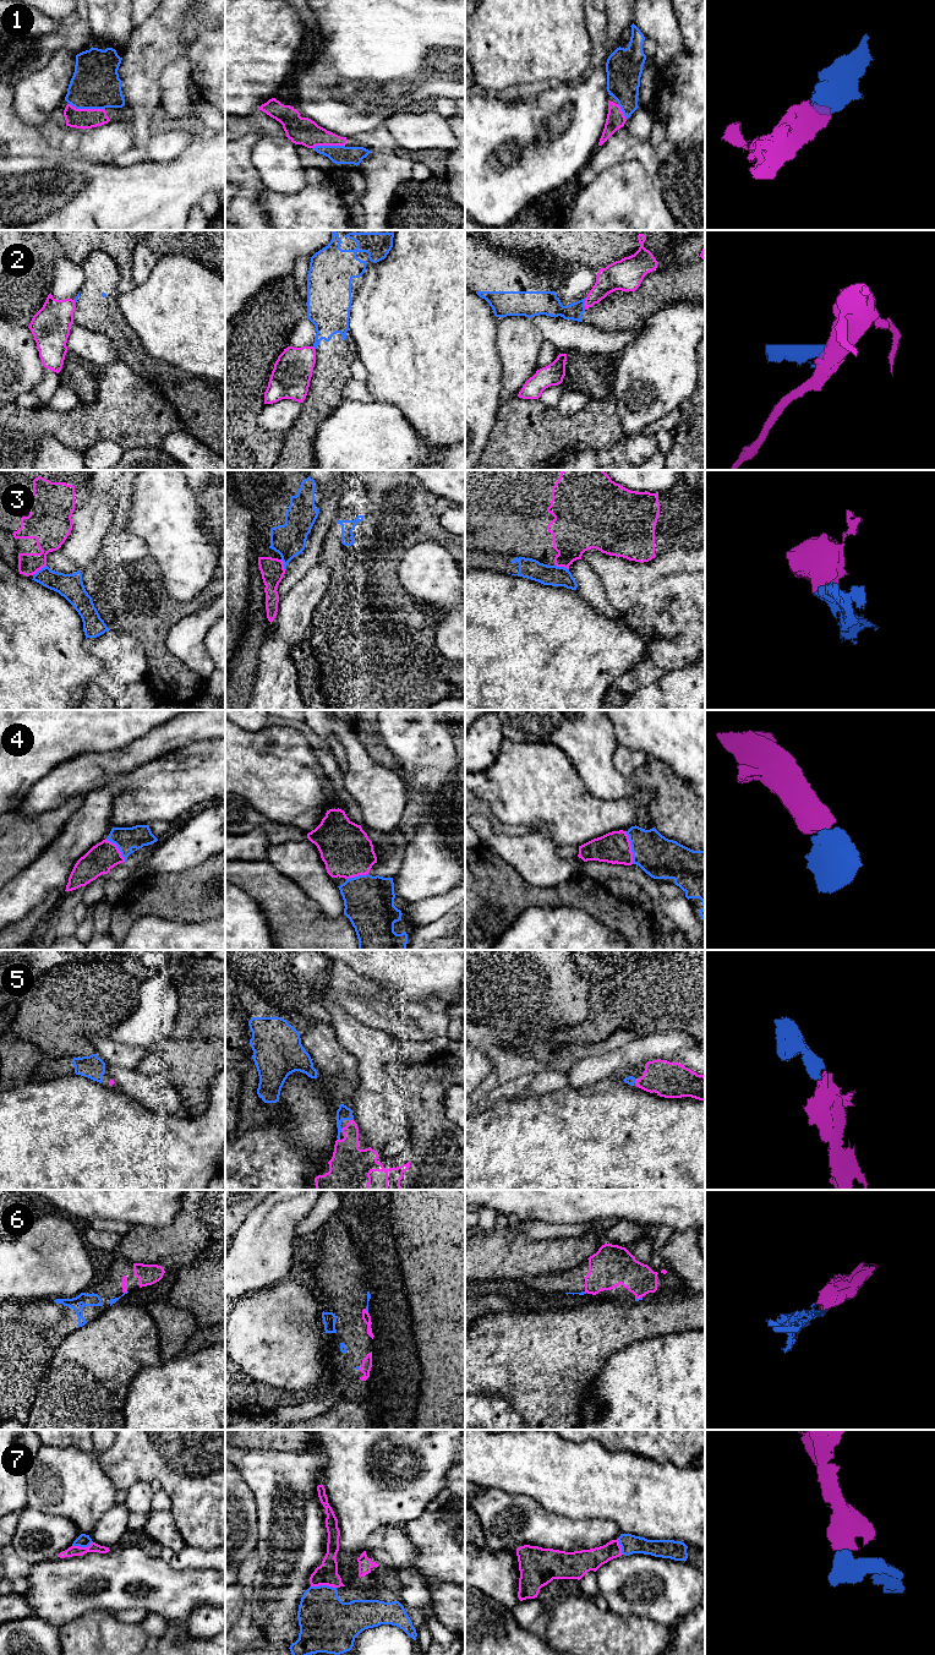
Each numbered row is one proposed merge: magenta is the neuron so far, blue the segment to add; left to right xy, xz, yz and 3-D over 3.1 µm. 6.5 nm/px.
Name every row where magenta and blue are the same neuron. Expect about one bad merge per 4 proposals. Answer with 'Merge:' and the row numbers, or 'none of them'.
Merge: 1, 4, 5, 6, 7

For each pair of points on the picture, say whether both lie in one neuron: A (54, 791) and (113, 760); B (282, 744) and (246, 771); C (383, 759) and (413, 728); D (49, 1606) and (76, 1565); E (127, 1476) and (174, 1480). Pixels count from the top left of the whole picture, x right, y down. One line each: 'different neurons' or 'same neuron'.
A: same neuron
B: same neuron
C: different neurons
D: same neuron
E: same neuron

